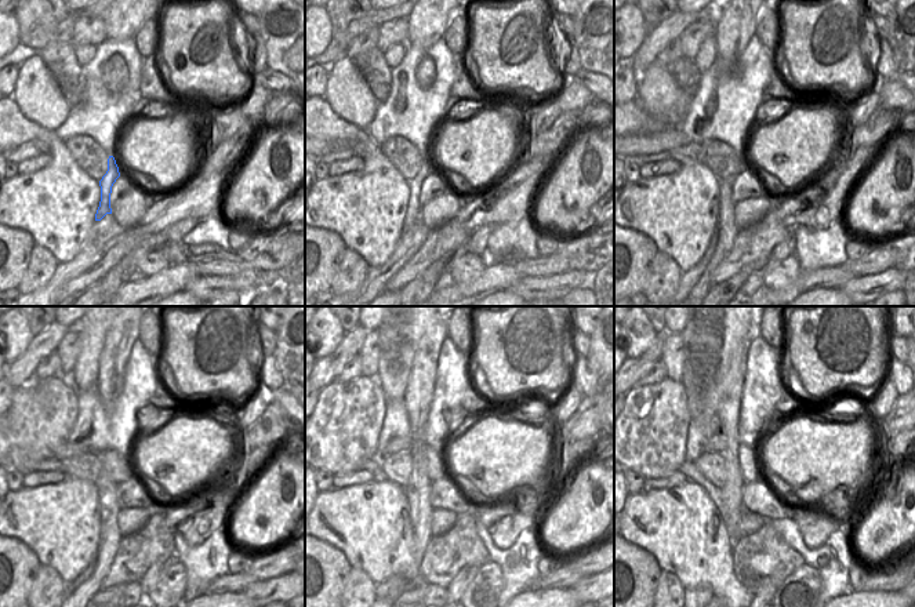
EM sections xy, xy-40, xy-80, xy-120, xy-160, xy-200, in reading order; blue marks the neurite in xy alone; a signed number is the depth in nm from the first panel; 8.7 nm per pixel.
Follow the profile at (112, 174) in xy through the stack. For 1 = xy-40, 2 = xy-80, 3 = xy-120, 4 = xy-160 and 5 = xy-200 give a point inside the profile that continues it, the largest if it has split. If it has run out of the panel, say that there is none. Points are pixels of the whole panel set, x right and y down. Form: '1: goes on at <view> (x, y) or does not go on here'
1: goes on at xy-40 (413, 218)
2: goes on at xy-80 (726, 229)
3: goes on at xy-120 (87, 466)
4: goes on at xy-160 (407, 469)
5: goes on at xy-200 (722, 469)

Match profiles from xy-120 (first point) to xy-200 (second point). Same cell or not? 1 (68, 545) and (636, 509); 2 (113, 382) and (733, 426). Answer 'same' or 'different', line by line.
1: same
2: same

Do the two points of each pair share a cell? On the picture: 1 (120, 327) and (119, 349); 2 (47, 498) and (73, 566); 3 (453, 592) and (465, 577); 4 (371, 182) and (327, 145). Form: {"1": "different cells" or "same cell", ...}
{"1": "same cell", "2": "same cell", "3": "same cell", "4": "different cells"}

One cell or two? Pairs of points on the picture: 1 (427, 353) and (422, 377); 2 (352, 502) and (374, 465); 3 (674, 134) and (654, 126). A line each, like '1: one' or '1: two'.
1: one
2: two
3: two

